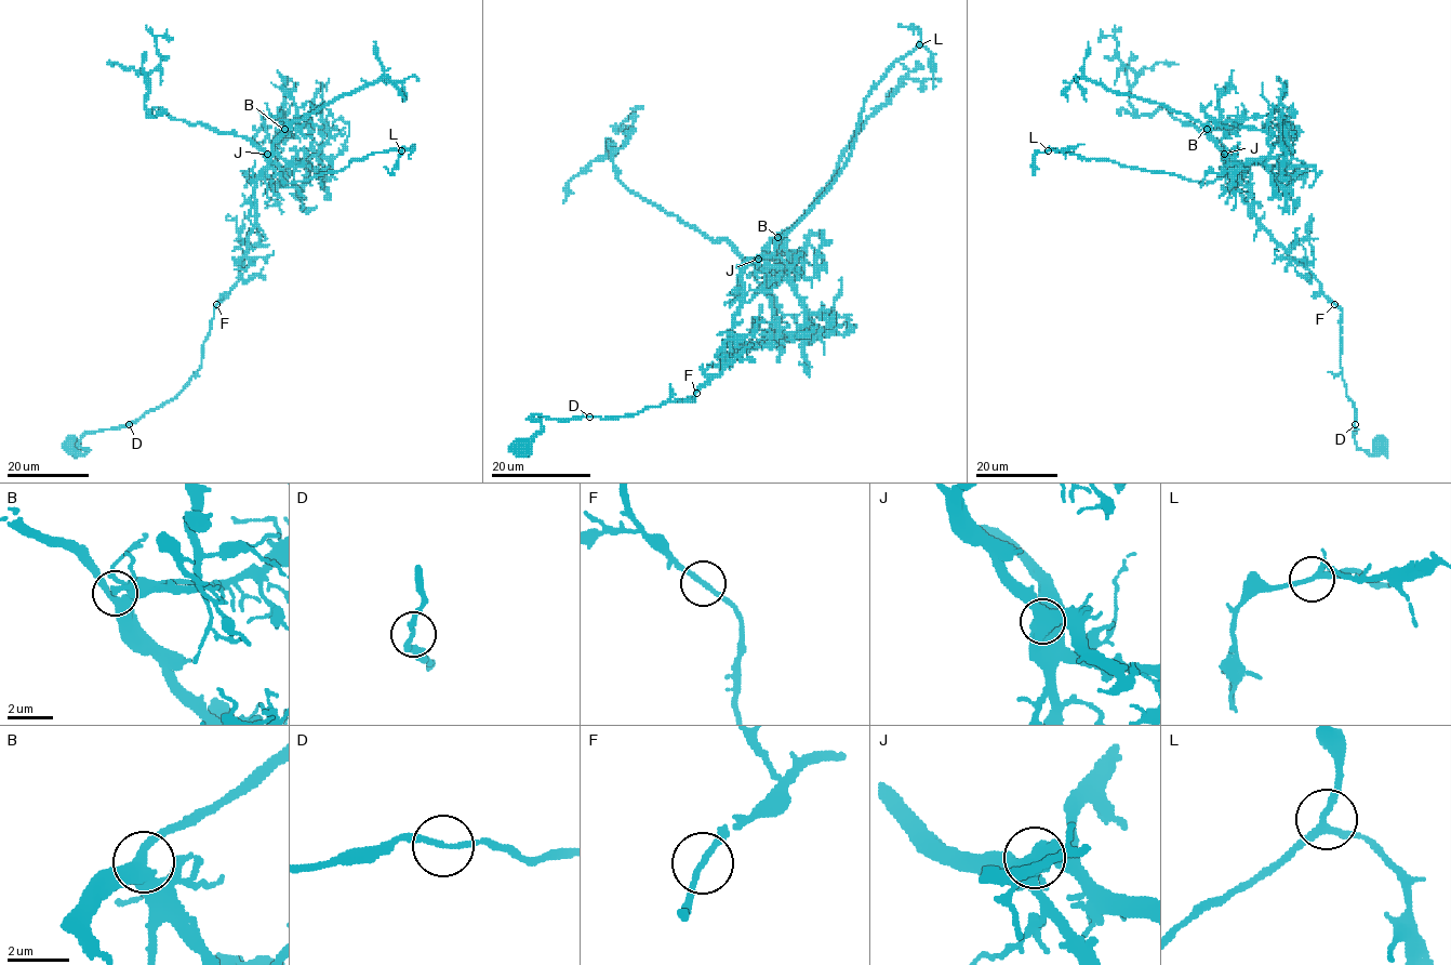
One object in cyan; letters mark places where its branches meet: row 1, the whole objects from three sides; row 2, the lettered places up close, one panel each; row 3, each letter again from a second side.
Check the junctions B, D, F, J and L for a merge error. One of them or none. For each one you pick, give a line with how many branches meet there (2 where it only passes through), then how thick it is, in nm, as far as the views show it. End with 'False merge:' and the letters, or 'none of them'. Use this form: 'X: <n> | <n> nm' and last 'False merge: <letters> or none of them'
False merge: none of them

